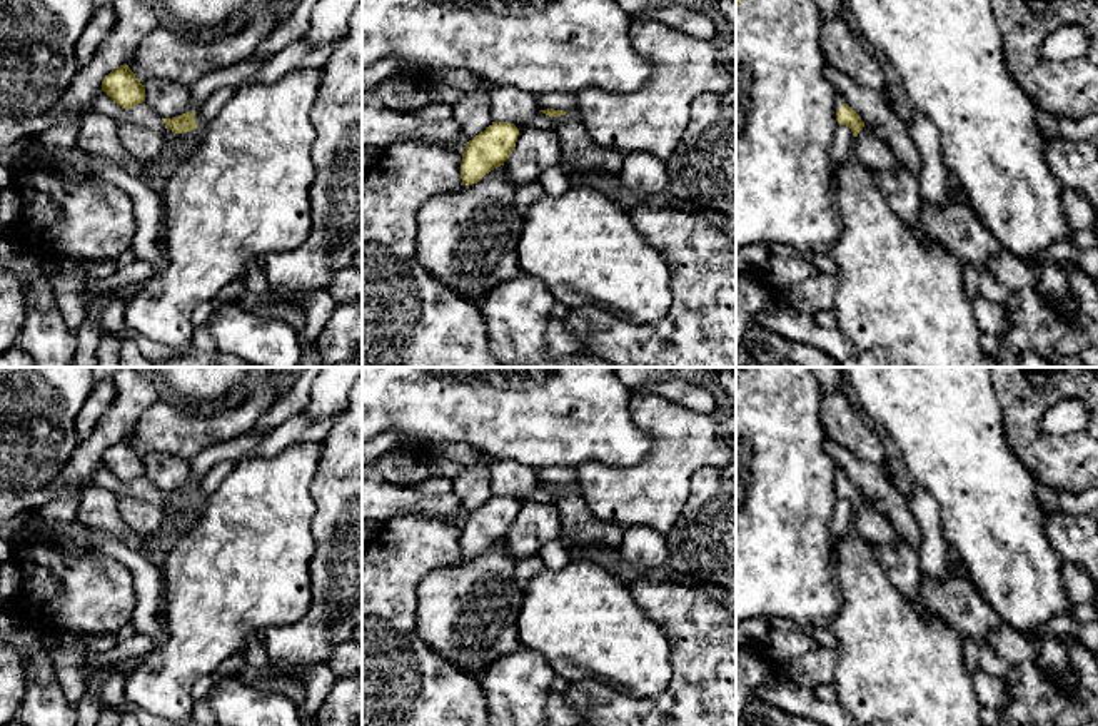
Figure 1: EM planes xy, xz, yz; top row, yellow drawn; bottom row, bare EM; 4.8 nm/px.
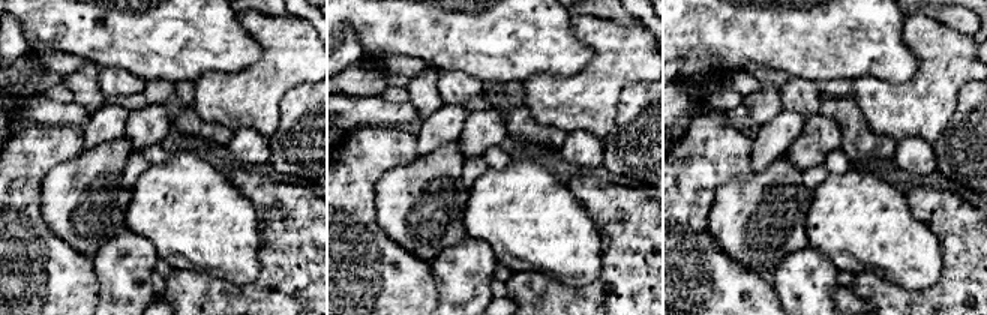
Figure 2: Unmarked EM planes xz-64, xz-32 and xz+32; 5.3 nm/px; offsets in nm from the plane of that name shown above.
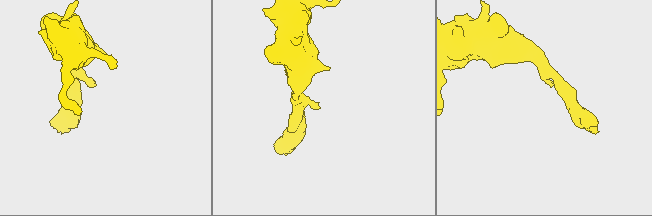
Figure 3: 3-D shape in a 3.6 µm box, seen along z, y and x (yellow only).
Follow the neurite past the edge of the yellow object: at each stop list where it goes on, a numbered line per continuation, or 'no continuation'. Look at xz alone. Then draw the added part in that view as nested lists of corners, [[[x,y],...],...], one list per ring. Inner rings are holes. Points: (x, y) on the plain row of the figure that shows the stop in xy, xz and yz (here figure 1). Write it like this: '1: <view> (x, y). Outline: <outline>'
no continuation

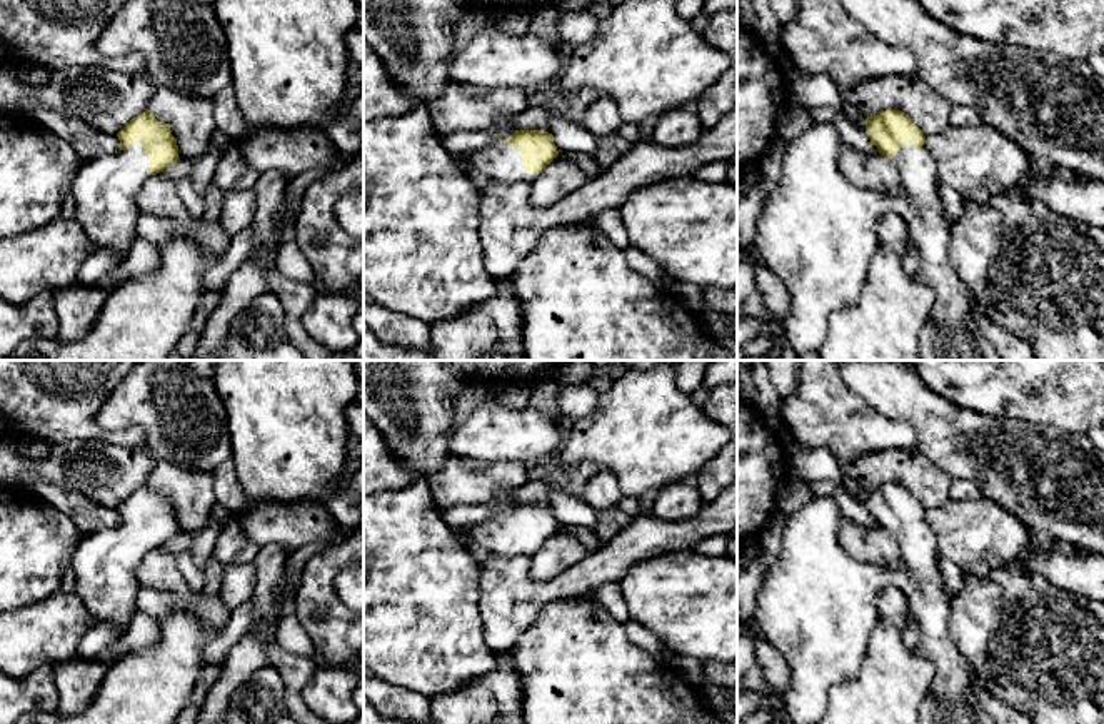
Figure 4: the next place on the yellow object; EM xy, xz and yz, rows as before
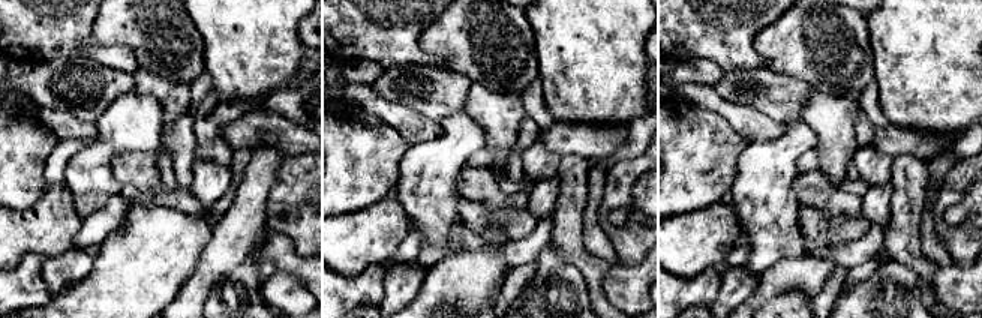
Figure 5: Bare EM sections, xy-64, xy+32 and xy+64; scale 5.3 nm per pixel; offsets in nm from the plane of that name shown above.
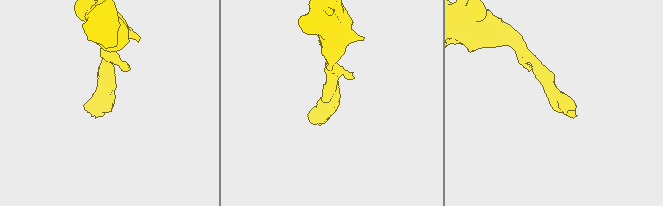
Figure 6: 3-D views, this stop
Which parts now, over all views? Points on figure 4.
1: xz (501, 536). Outline: [[[495,514],[484,522],[472,524],[472,527],[474,535],[465,549],[477,564],[492,556],[532,557],[539,551],[537,546],[525,546],[522,542],[524,527],[515,519]]]

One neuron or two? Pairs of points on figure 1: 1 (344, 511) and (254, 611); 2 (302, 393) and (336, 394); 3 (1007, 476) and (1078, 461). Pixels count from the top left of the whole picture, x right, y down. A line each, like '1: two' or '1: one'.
1: two
2: two
3: two

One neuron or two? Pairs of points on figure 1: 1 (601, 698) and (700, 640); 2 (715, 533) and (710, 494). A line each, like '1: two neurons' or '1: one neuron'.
1: one neuron
2: one neuron

